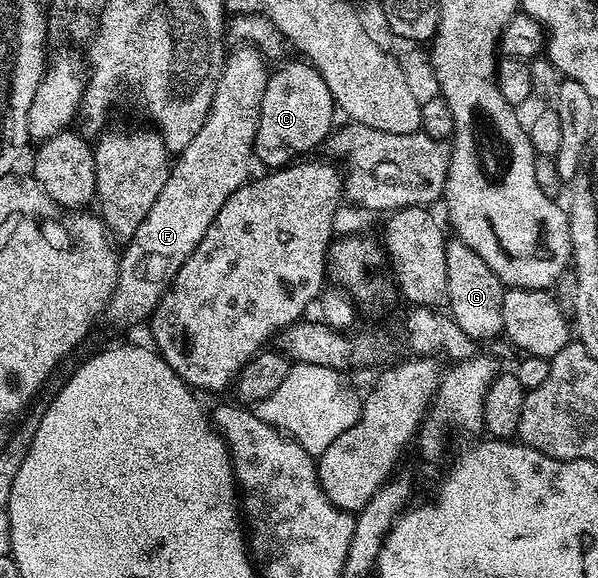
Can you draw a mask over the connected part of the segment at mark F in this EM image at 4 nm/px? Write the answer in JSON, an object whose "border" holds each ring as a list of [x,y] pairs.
{"border":[[[240,45],[240,48],[235,52],[233,50],[227,56],[220,83],[217,84],[216,95],[213,96],[213,105],[209,109],[204,126],[200,127],[200,131],[188,143],[188,147],[175,158],[168,182],[160,191],[160,196],[152,205],[151,211],[148,211],[144,223],[140,223],[140,231],[136,231],[136,235],[123,248],[126,250],[118,261],[118,282],[108,306],[108,318],[110,317],[112,324],[138,325],[149,318],[158,306],[167,285],[173,281],[180,267],[199,245],[221,207],[239,187],[249,180],[250,161],[253,162],[254,159],[256,129],[259,126],[260,106],[270,74],[270,67],[267,65],[269,65],[267,58],[251,45]]]}

